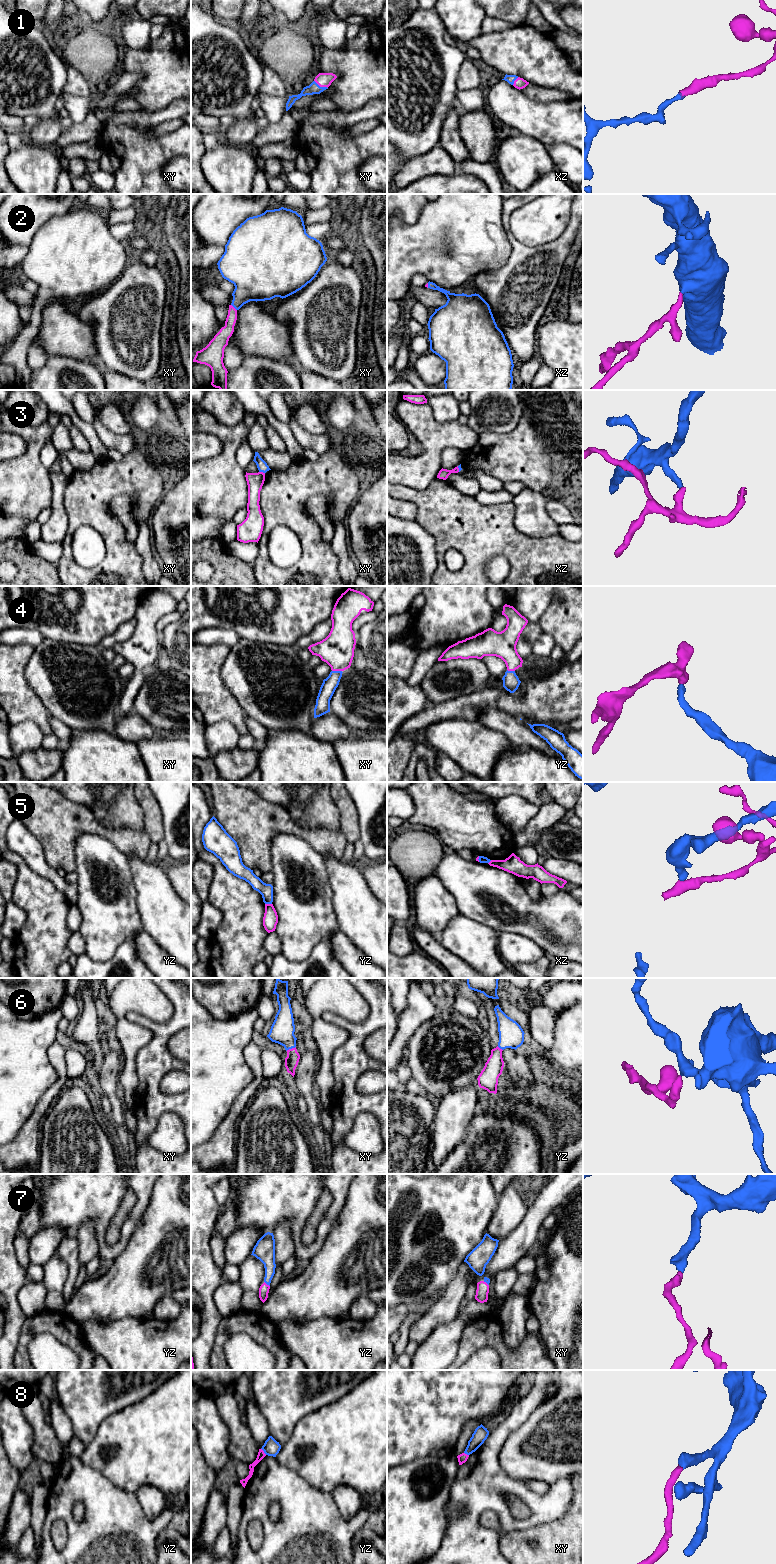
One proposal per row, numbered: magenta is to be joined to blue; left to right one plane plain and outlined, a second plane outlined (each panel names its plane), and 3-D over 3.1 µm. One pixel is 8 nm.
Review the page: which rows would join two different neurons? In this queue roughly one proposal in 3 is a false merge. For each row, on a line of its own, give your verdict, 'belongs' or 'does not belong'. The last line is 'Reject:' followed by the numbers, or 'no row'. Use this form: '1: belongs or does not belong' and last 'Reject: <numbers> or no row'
1: belongs
2: belongs
3: does not belong
4: belongs
5: does not belong
6: belongs
7: belongs
8: belongs
Reject: 3, 5

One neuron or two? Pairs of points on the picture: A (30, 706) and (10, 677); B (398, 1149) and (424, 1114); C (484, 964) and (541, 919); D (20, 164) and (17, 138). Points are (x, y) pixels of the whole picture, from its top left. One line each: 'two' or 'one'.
A: one
B: one
C: two
D: two

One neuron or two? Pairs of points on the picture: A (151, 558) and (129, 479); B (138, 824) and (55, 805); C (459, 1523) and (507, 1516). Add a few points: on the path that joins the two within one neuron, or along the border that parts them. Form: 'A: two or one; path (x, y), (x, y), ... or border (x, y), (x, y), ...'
A: two; border (149, 520), (143, 521), (137, 526)
B: two; border (74, 801), (86, 805), (101, 824), (113, 828)
C: one; path (471, 1512), (478, 1505), (495, 1505)

